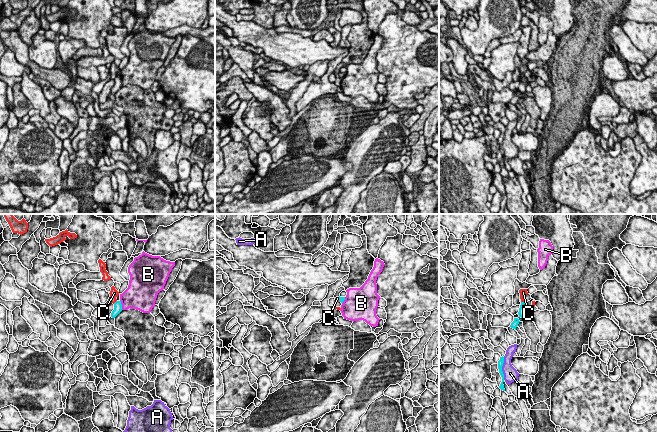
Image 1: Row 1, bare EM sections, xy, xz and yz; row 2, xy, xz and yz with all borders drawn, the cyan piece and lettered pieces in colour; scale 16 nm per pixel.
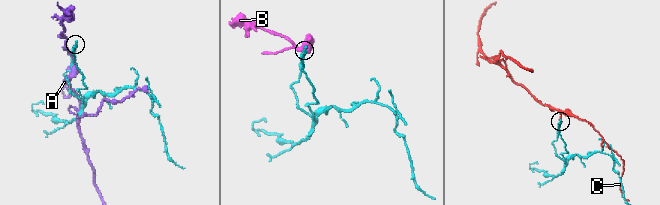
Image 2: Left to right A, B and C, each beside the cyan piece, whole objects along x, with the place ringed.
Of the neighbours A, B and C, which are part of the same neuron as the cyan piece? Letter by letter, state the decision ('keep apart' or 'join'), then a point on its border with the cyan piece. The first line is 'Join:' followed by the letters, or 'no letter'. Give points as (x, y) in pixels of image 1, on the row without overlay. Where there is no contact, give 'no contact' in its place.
Join: no letter
A: keep apart; meets cyan in yz at (501, 144)
B: keep apart; meets cyan in xy at (121, 81)
C: keep apart; meets cyan in yz at (523, 78)

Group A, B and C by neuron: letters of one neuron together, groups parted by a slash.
A / B / C

